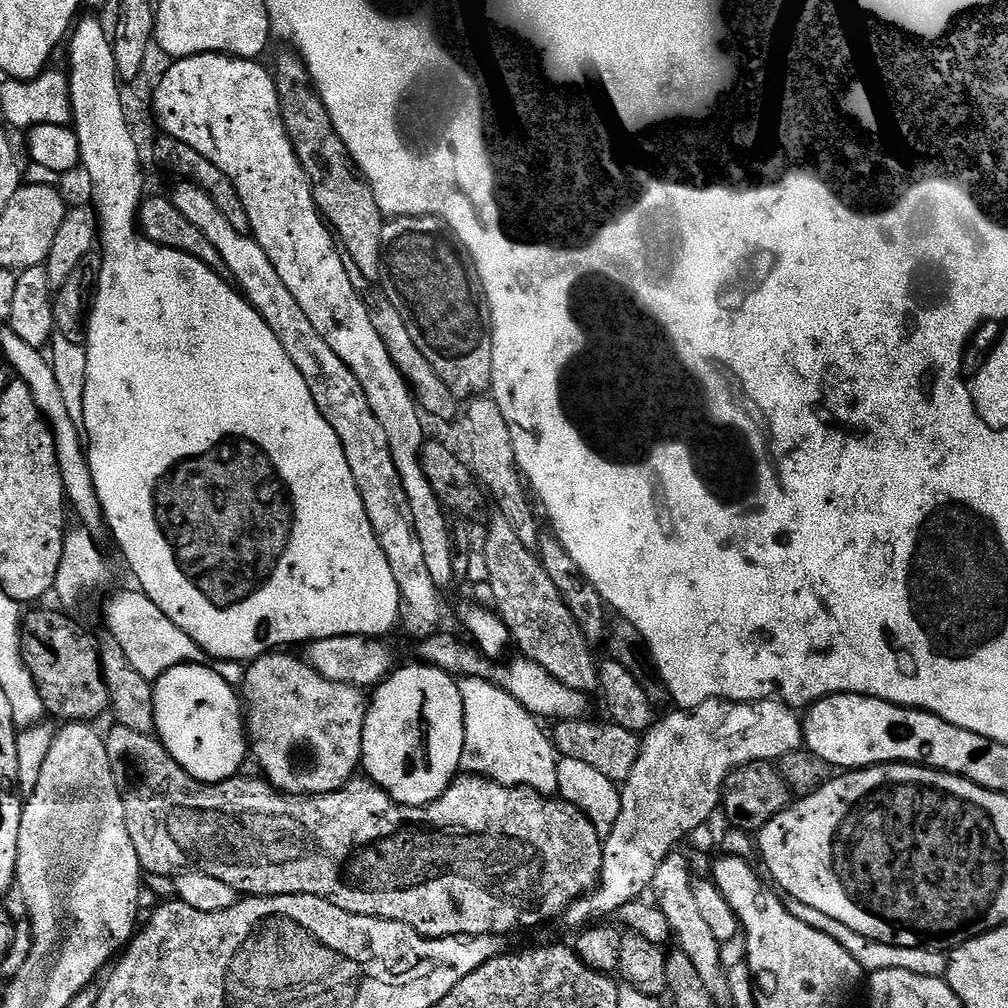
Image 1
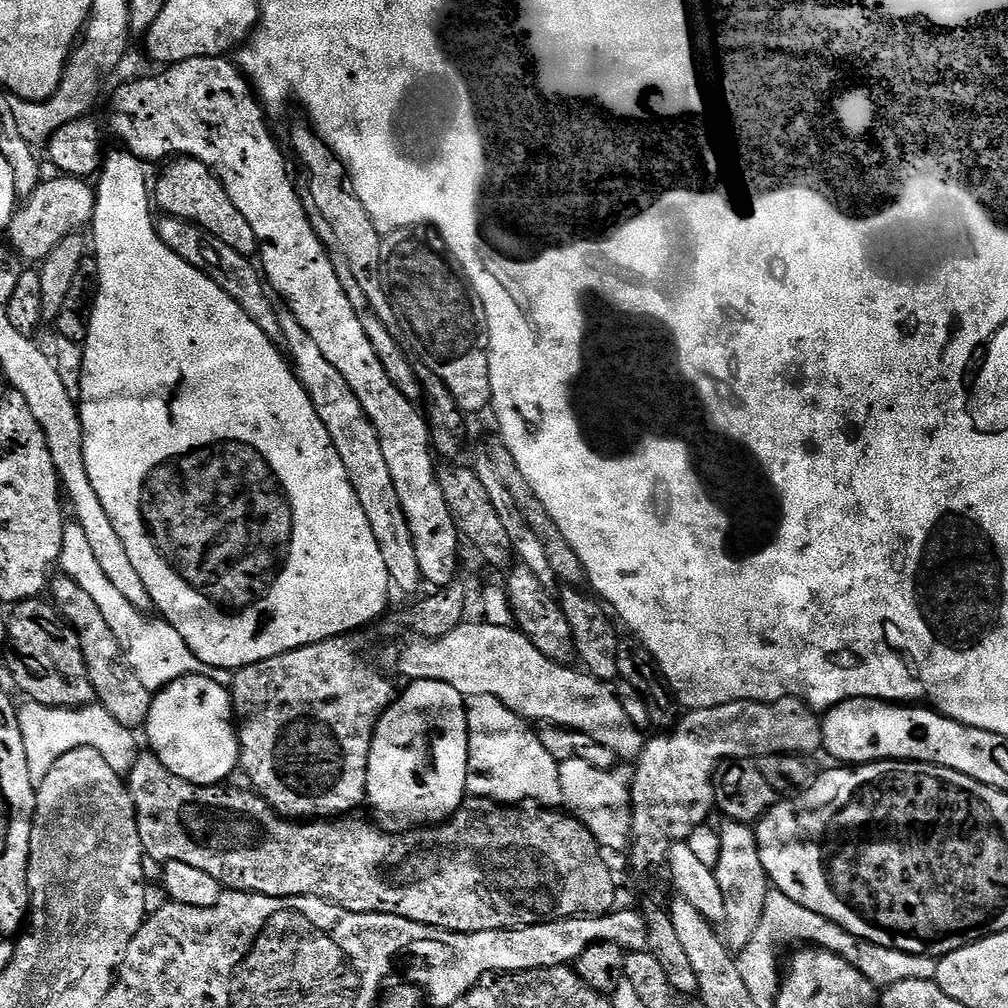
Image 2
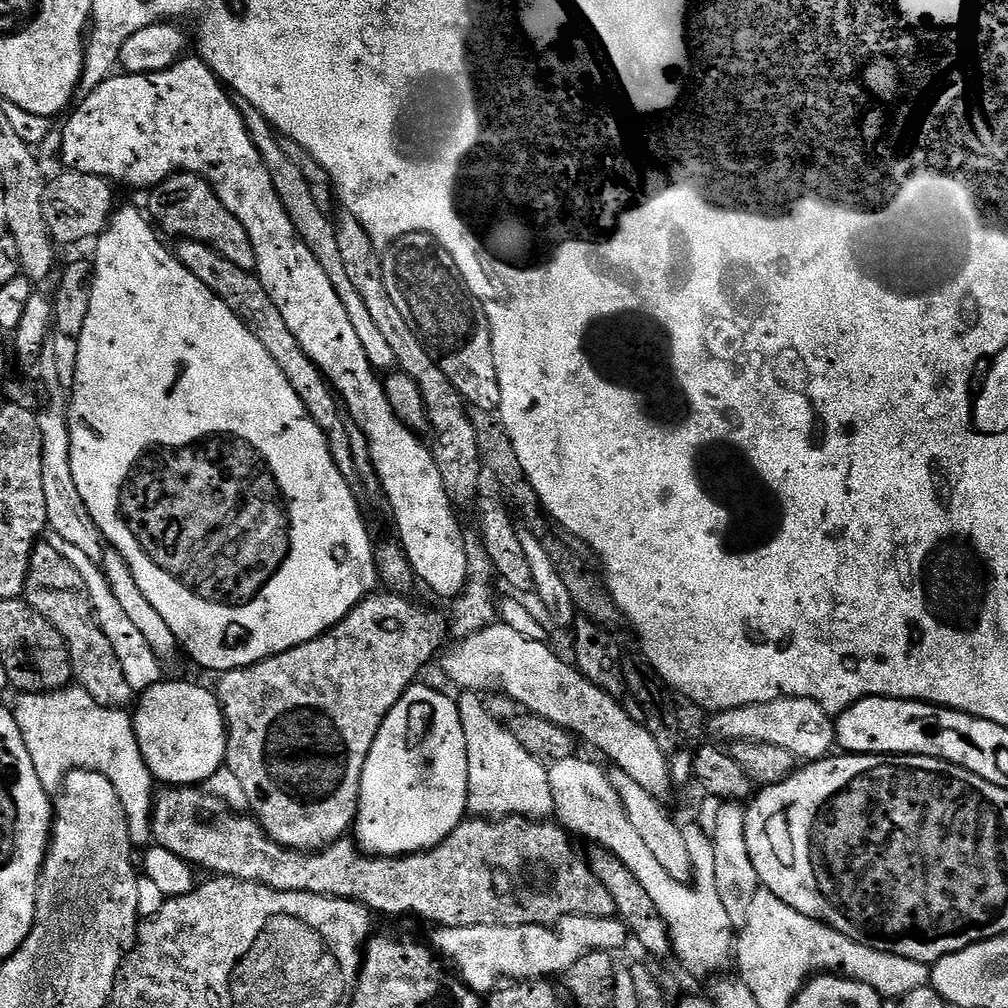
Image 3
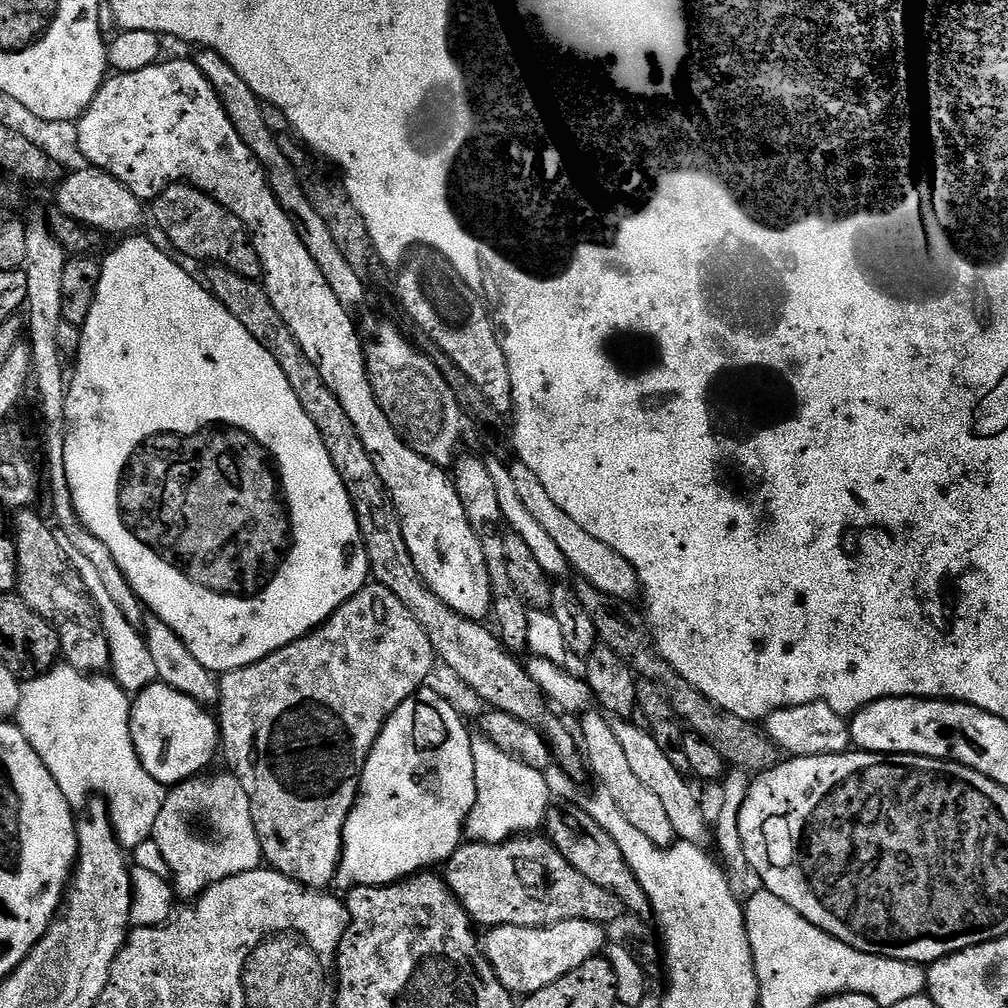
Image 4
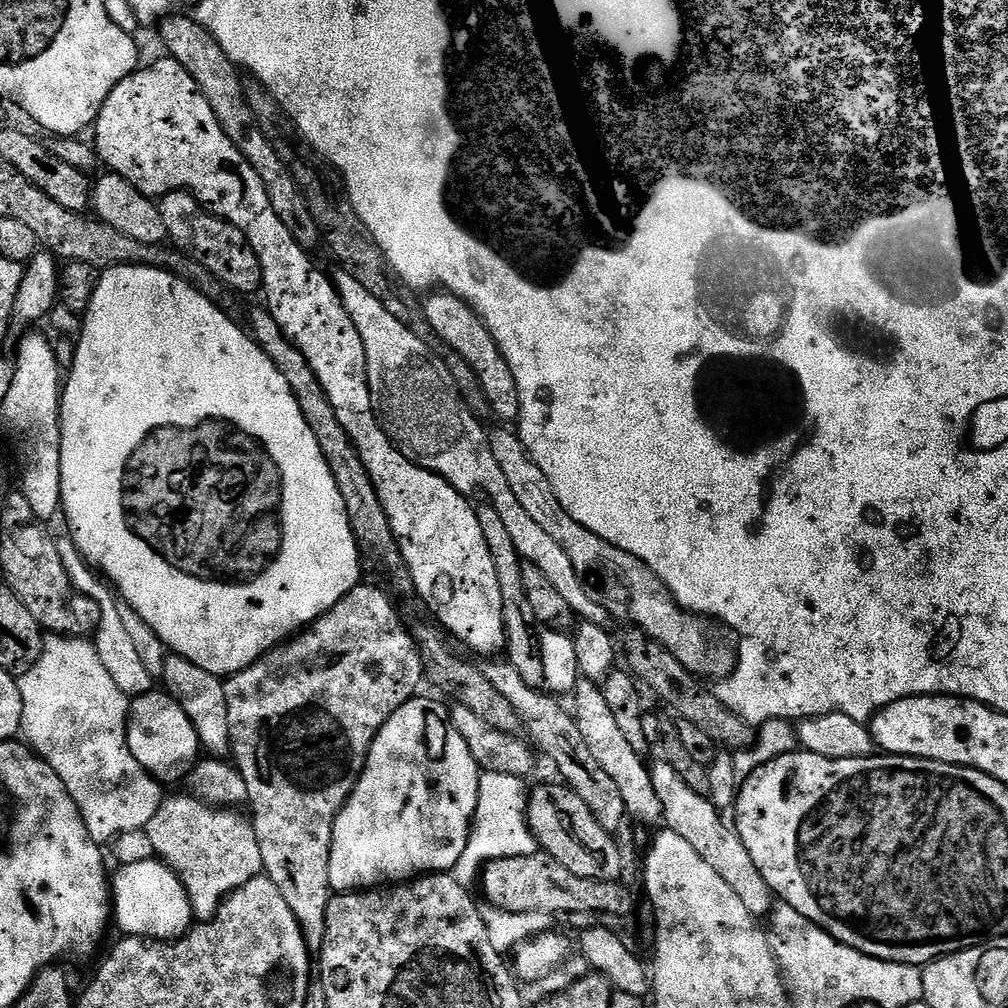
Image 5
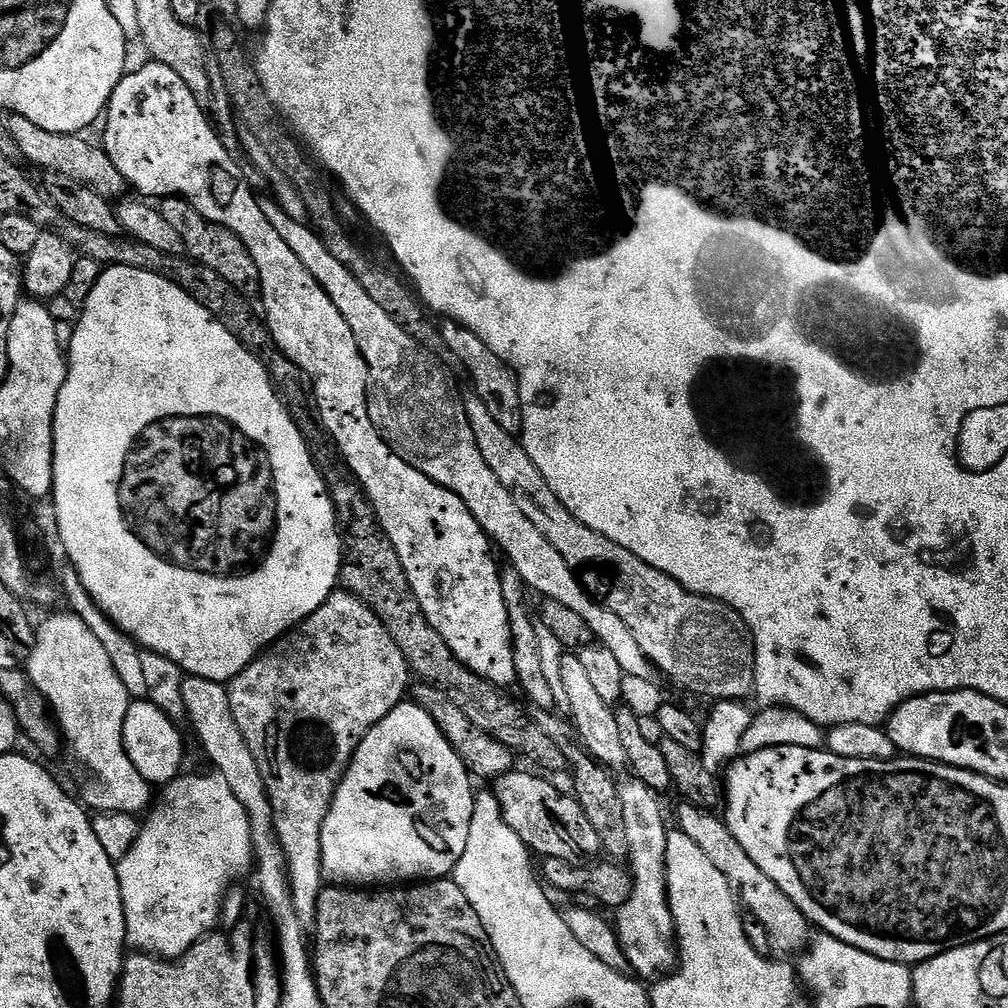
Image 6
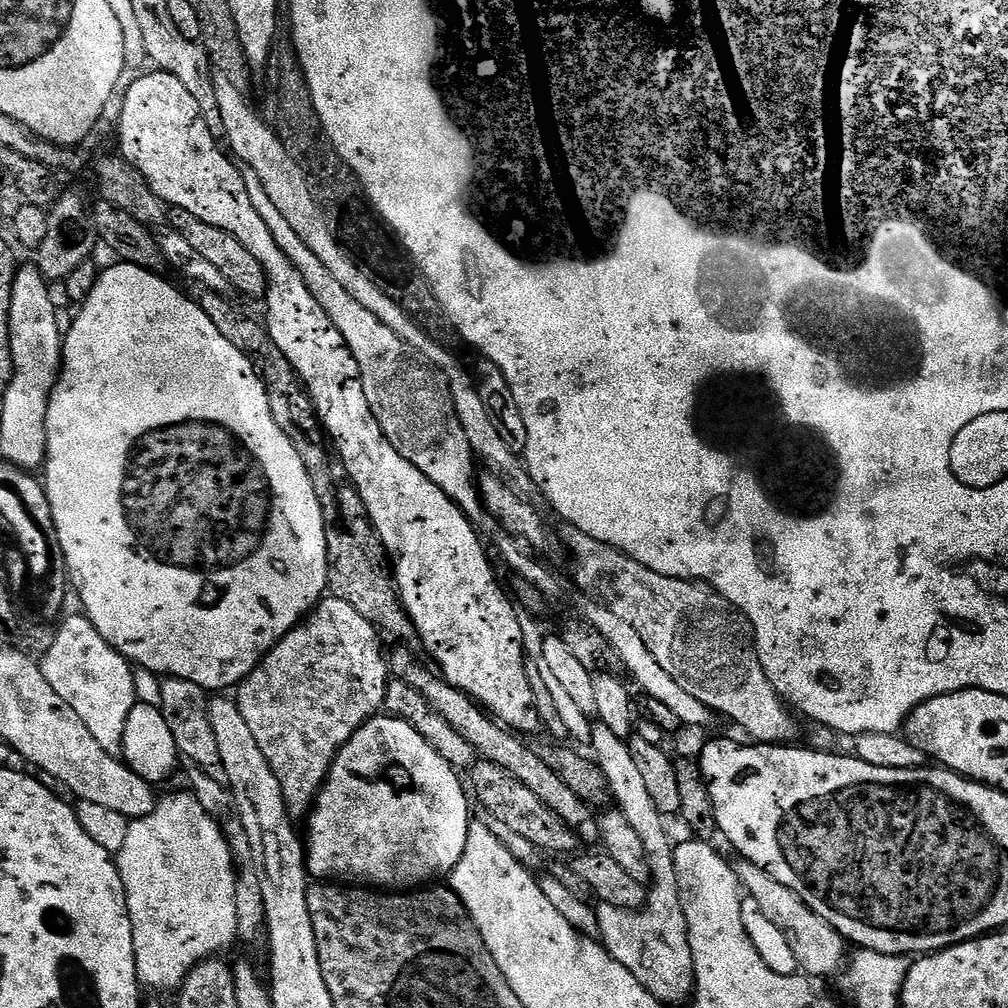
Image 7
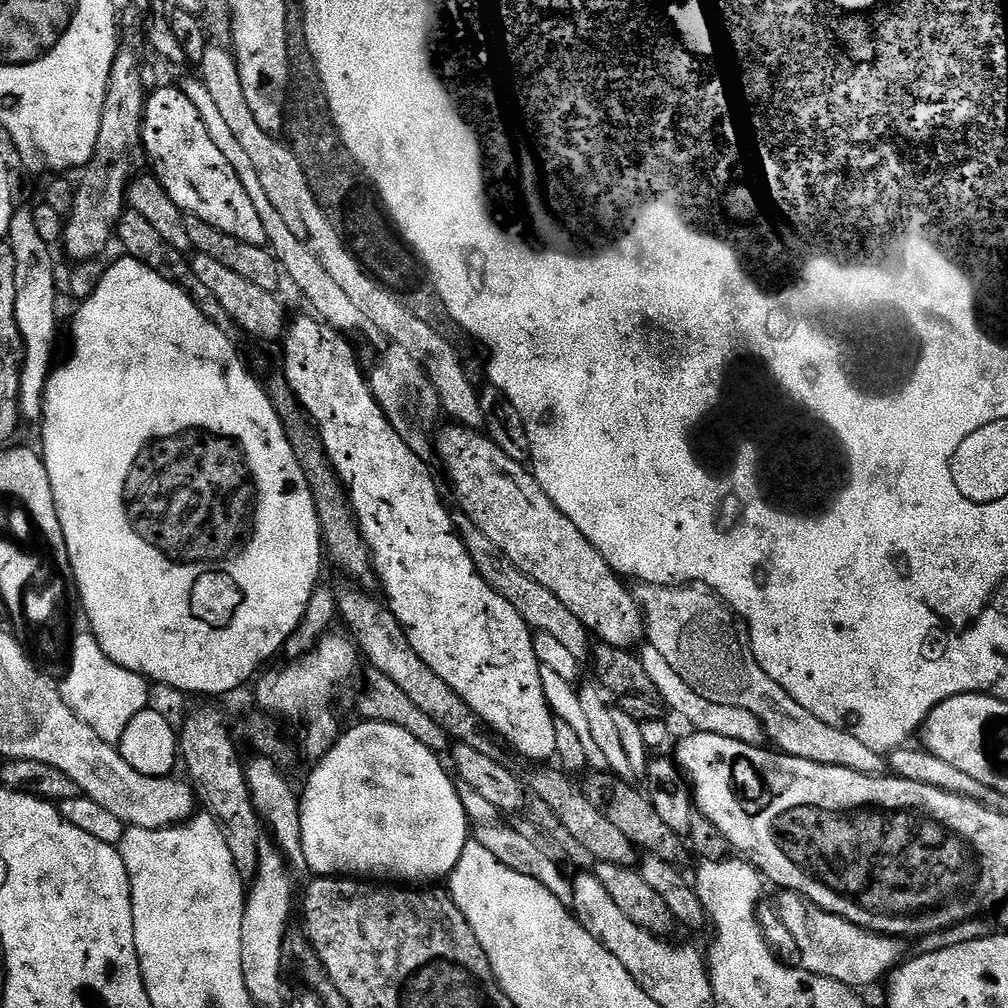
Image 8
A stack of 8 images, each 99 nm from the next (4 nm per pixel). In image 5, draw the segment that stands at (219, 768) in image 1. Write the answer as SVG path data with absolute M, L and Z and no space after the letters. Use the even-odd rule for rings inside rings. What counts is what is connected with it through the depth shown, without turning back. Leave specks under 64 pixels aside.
M159 691L147 692L131 701L128 710L128 749L149 774L161 782L167 782L191 773L201 755L202 745L186 710L182 710L177 700Z

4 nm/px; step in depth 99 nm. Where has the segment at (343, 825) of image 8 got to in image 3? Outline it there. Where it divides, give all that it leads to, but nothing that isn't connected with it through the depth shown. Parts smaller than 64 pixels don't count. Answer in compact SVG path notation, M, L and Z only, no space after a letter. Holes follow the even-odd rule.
M417 682L406 690L406 694L390 710L390 714L382 722L382 730L378 730L378 738L374 738L374 746L370 746L370 754L366 758L366 766L362 770L360 783L360 810L356 813L354 836L361 849L373 856L409 856L412 852L426 852L436 848L450 835L468 812L468 759L466 758L466 734L462 734L462 722L456 709L453 697L443 696L436 688L427 688L424 682Z

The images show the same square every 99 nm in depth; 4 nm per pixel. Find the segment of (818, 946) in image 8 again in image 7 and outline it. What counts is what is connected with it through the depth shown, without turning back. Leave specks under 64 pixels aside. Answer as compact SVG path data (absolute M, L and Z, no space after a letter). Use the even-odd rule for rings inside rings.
M743 858L737 861L734 867L736 877L740 879L741 889L747 895L748 892L752 895L752 900L760 907L761 914L788 939L788 948L792 951L793 958L800 963L799 971L813 978L829 978L828 976L832 975L835 977L846 964L846 952L844 956L846 941L840 932L834 930L830 922L826 922L826 918L814 914L814 910L810 910L810 906L806 906L806 902L802 902L802 898L798 898L794 890L770 878L766 870L762 870L757 864L751 864Z

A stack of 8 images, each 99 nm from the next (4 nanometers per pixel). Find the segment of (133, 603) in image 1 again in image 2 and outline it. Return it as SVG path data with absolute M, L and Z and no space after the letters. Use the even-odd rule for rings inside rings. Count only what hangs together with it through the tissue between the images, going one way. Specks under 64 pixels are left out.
M65 523L58 568L63 575L74 578L74 582L78 582L78 586L82 586L82 590L86 590L90 598L94 598L98 610L102 610L102 614L106 617L110 630L114 630L114 638L118 638L118 646L122 646L122 654L126 662L130 662L130 670L138 674L138 682L142 682L146 690L155 694L184 676L199 676L205 671L206 666L193 654L190 646L182 642L182 634L178 634L174 626L170 626L164 619L155 615L139 612L111 584L110 578L106 578L106 573L102 571L102 566L98 566L98 558L94 558L90 542L86 538L86 530L82 530L82 526L78 523Z

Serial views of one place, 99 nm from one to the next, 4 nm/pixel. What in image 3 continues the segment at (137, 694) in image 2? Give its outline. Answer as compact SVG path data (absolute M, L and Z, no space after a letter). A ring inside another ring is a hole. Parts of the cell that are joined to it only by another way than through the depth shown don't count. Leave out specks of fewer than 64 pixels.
M41 542L30 554L30 570L23 599L31 608L38 610L38 614L42 614L42 618L58 630L58 634L62 634L72 659L72 679L78 687L86 690L86 694L90 694L90 698L104 708L127 709L127 704L133 703L134 693L130 682L126 682L122 662L118 662L118 654L114 654L110 638L106 638L102 626L96 621L90 590L86 590L82 574L78 574L78 570L74 570L62 554L58 554L55 543Z

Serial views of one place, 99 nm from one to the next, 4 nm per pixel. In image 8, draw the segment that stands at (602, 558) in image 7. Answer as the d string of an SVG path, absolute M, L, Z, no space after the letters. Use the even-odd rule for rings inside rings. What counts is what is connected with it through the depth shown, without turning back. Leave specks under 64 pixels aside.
M645 584L635 589L636 601L644 614L644 631L647 643L702 698L718 702L722 706L738 706L738 710L750 710L758 722L762 722L764 735L773 740L775 747L786 756L806 758L806 762L818 762L822 766L842 766L848 770L879 776L885 771L883 755L865 746L854 734L838 730L814 718L806 706L798 706L794 698L754 658L752 638L743 620L727 602L705 584Z

